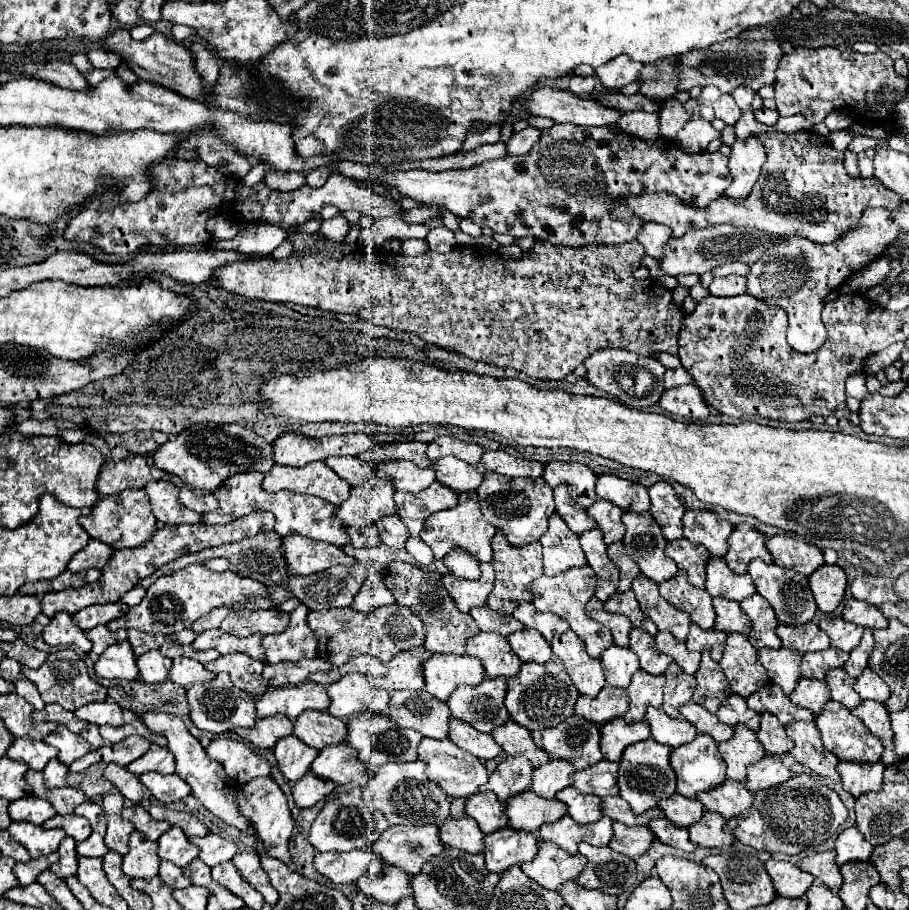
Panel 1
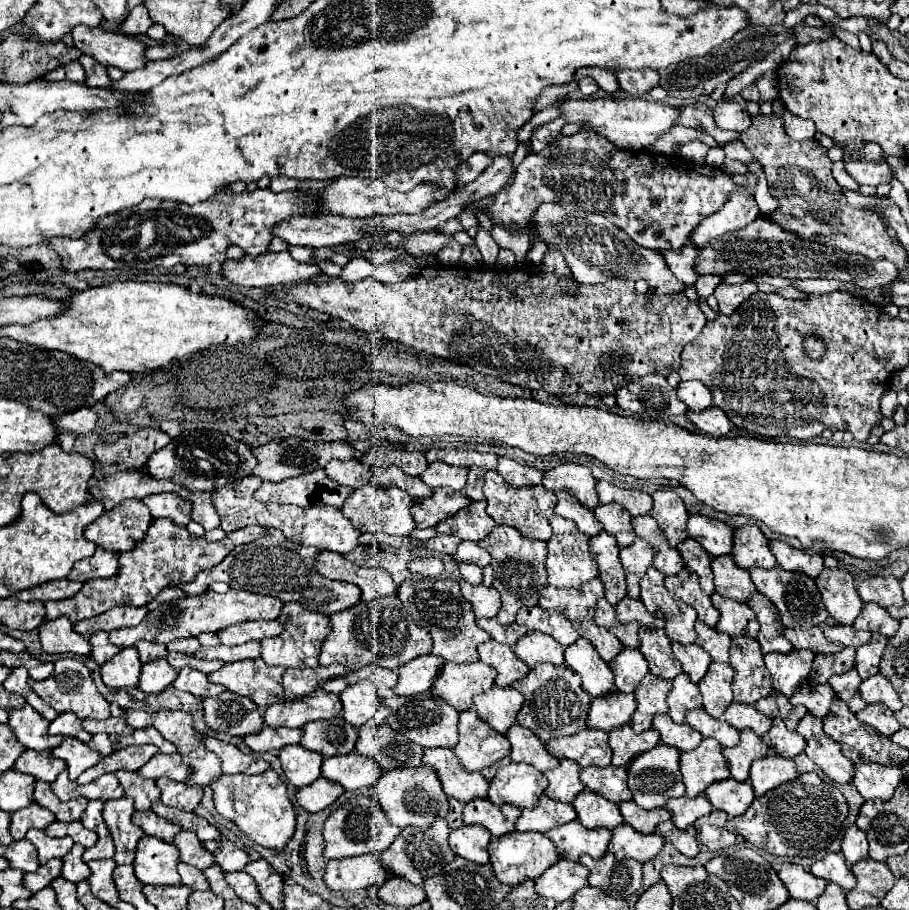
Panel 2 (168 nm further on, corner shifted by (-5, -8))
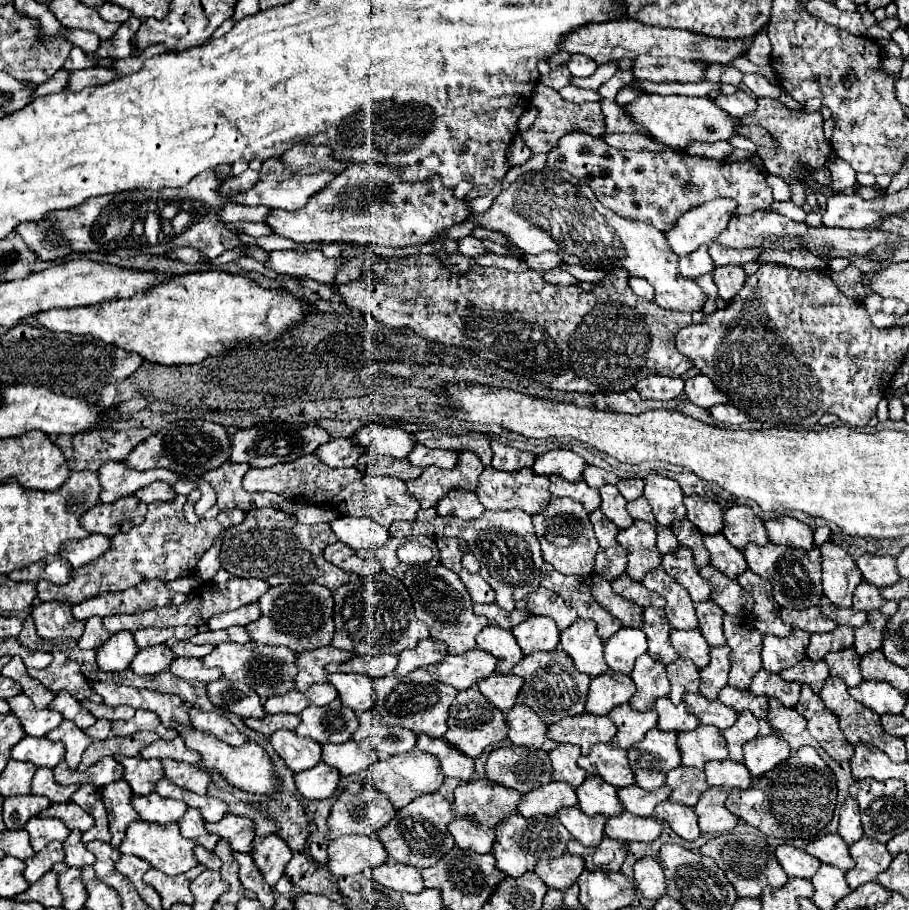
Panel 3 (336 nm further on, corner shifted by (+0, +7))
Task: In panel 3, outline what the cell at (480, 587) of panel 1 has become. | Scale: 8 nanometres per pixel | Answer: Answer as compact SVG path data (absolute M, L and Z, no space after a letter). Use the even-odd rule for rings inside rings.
M463 568L459 572L459 578L465 584L467 592L471 594L473 602L479 602L479 604L493 604L495 602L495 592L489 588L489 584L479 574L471 574Z

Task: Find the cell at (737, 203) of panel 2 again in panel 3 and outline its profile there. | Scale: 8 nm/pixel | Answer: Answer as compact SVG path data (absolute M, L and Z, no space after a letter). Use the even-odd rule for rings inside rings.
M711 200L699 208L685 212L675 226L665 232L667 246L673 254L685 256L695 248L713 242L719 232L727 228L727 222L733 214L733 200Z

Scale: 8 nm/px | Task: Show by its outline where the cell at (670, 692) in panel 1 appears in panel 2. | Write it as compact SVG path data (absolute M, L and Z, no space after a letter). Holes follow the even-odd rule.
M680 673L672 681L672 689L668 693L668 707L670 717L674 723L684 723L684 713L690 709L702 709L702 695L696 683L690 681L686 673Z

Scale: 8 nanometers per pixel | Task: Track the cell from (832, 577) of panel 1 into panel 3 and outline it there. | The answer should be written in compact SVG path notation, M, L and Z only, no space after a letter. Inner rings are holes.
M833 542L821 546L823 552L823 594L841 608L851 606L851 596L863 580L853 558Z

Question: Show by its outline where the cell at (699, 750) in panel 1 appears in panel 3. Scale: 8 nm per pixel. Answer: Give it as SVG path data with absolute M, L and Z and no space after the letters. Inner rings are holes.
M699 724L695 730L679 732L681 764L703 768L711 760L727 760L727 744L717 726Z

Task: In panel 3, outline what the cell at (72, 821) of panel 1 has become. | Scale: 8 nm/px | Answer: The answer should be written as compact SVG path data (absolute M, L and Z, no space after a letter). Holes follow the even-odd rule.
M63 802L63 804L51 804L45 812L41 812L39 816L43 816L43 818L49 818L49 816L55 816L55 818L59 818L59 820L63 820L65 822L65 826L69 828L69 830L81 830L81 832L85 832L85 830L89 830L93 824L95 824L95 820L93 820L93 816L91 814L87 814L79 804L75 804L75 802Z

